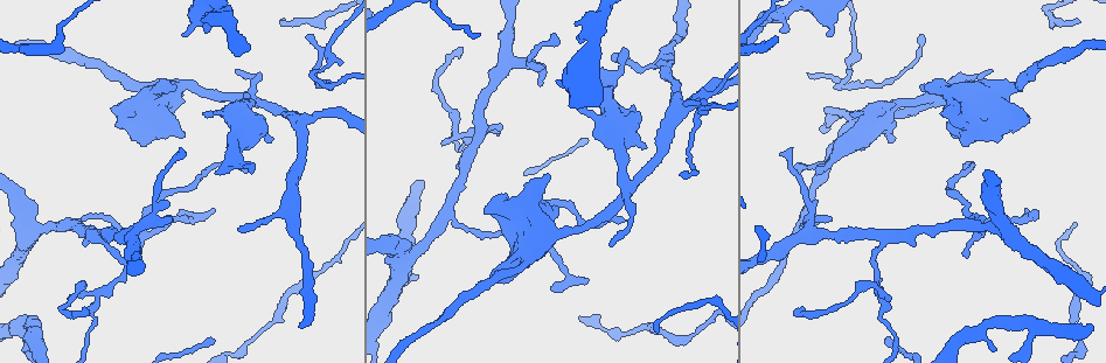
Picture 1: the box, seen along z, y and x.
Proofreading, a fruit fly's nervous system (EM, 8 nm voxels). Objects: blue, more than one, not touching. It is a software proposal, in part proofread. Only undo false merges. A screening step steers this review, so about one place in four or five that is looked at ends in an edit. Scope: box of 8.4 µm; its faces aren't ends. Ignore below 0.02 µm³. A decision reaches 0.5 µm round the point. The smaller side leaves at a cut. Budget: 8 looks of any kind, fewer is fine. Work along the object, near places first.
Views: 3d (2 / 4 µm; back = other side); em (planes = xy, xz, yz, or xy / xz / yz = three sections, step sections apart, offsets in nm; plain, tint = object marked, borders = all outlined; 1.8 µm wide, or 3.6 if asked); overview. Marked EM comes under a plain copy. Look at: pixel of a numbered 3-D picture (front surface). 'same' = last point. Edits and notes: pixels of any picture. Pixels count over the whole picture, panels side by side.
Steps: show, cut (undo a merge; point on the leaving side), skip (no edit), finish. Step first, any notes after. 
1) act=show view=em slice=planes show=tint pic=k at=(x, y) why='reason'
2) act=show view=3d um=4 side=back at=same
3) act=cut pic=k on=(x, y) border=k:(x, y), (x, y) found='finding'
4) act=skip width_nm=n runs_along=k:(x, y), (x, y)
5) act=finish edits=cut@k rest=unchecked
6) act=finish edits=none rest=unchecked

act=show view=em slice=planes show=borders pic=1 at=(882, 293) why='sharp bend'

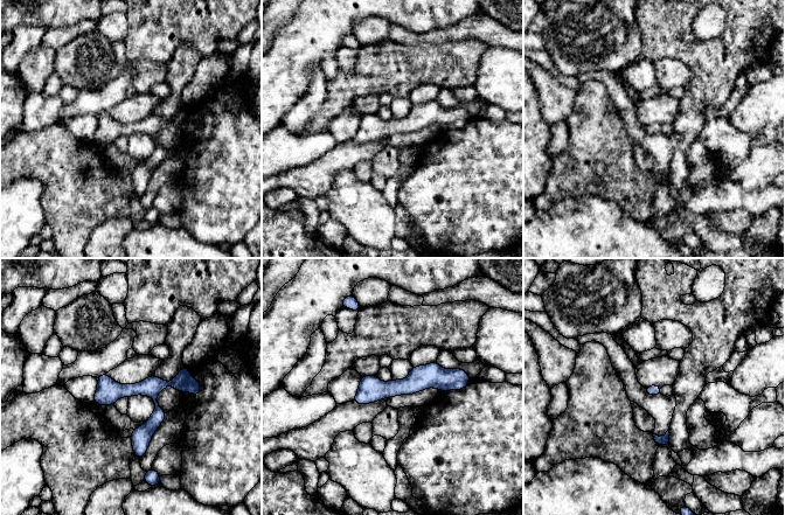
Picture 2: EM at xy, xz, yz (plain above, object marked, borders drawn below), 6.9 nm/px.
act=skip runs_along=2:(463, 383), (418, 380), (358, 401) found='continuous, no second cell'

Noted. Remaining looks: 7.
act=show view=3d um=4 pic=1 at=(22, 322) why='three-way junction'

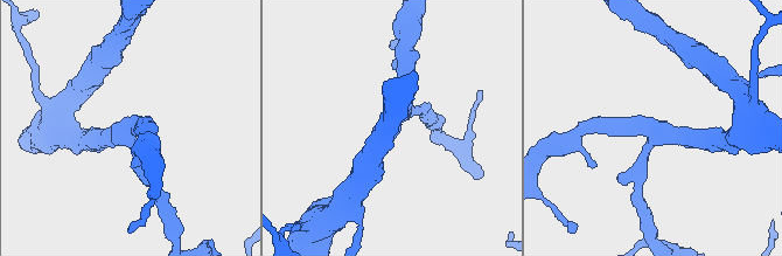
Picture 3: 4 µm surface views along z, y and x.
act=show view=em slice=yz step=8 show=tint pic=3 at=(643, 126) arms=3 arm_widths_nm=220,240,240

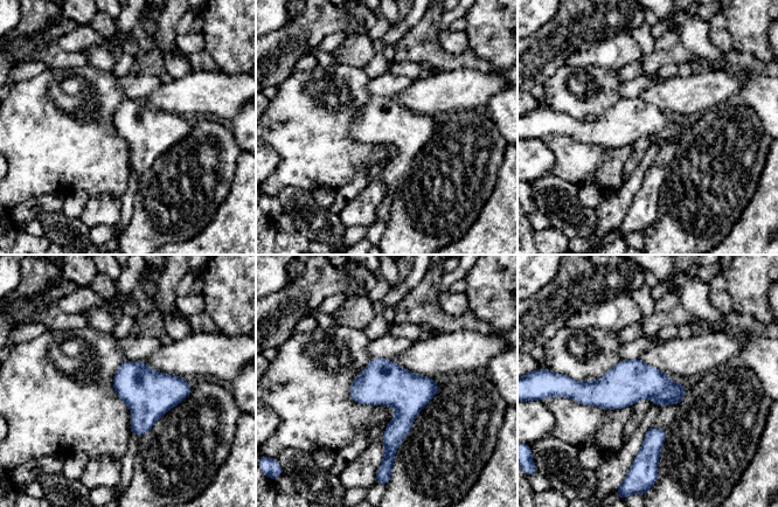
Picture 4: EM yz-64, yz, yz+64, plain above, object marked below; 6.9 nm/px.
act=show view=em slice=planes show=tint at=same

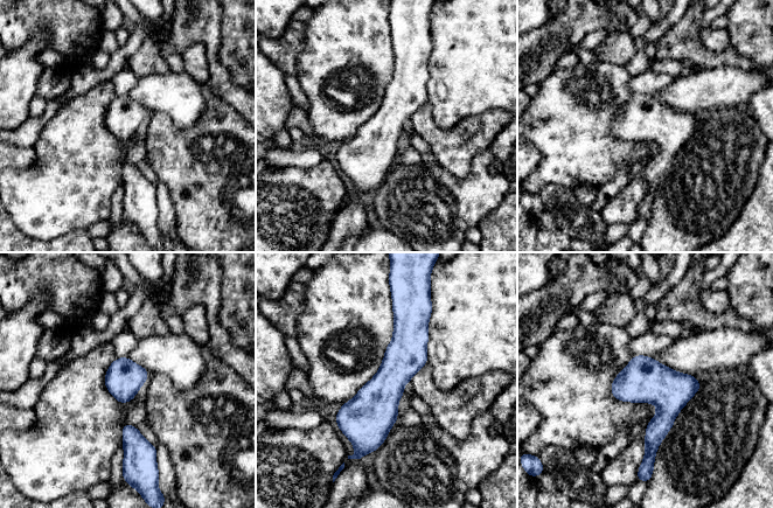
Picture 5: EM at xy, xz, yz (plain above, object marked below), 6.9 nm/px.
act=skip width_nm=240 runs_along=5:(399, 314), (366, 450) found='continuous, no second cell'

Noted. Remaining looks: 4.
act=show view=em um=3.6 slice=xy step=8 show=tint pic=1 at=(236, 150) why='thick turns thin'

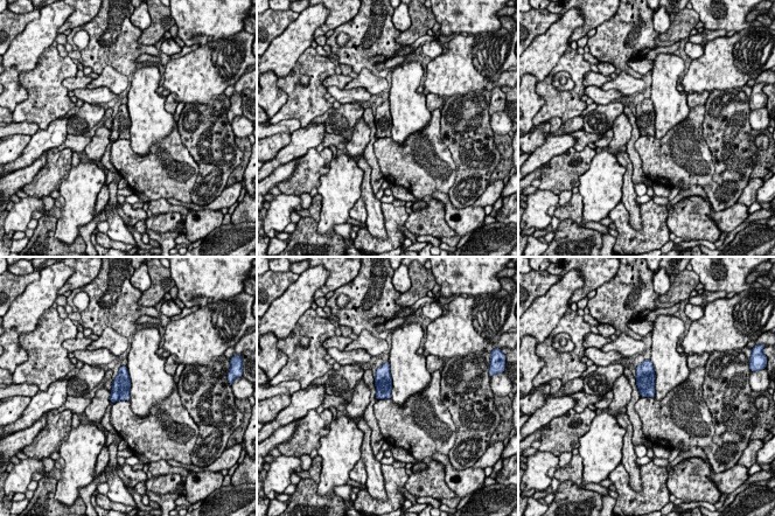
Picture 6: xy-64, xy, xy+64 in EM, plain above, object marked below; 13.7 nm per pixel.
act=skip found='all the same cell'

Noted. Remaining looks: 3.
act=finish edits=none rest=unchecked

